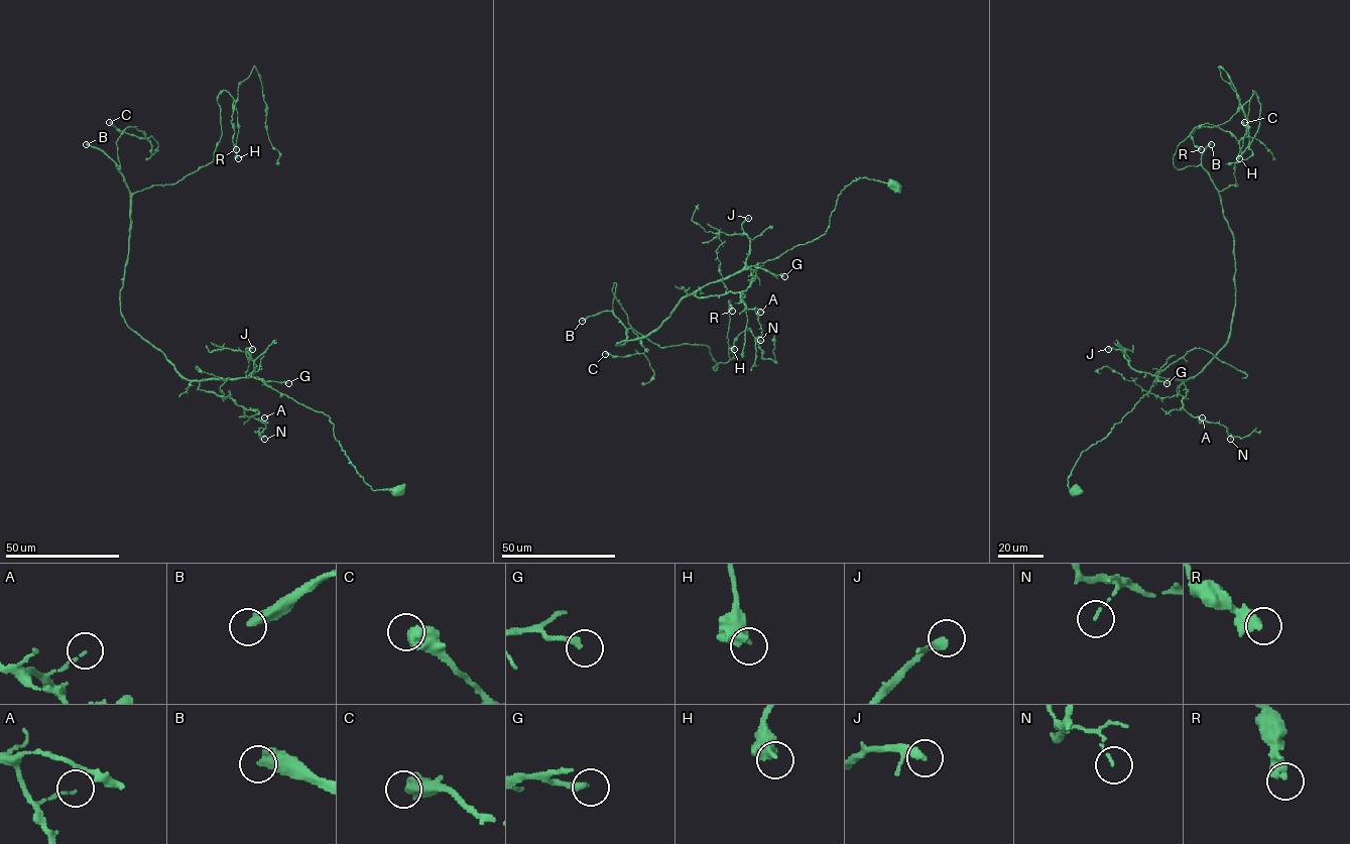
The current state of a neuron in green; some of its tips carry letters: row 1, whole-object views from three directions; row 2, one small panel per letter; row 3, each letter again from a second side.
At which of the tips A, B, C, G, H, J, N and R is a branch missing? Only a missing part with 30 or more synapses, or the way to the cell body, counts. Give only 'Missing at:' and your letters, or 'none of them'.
Missing at: B

